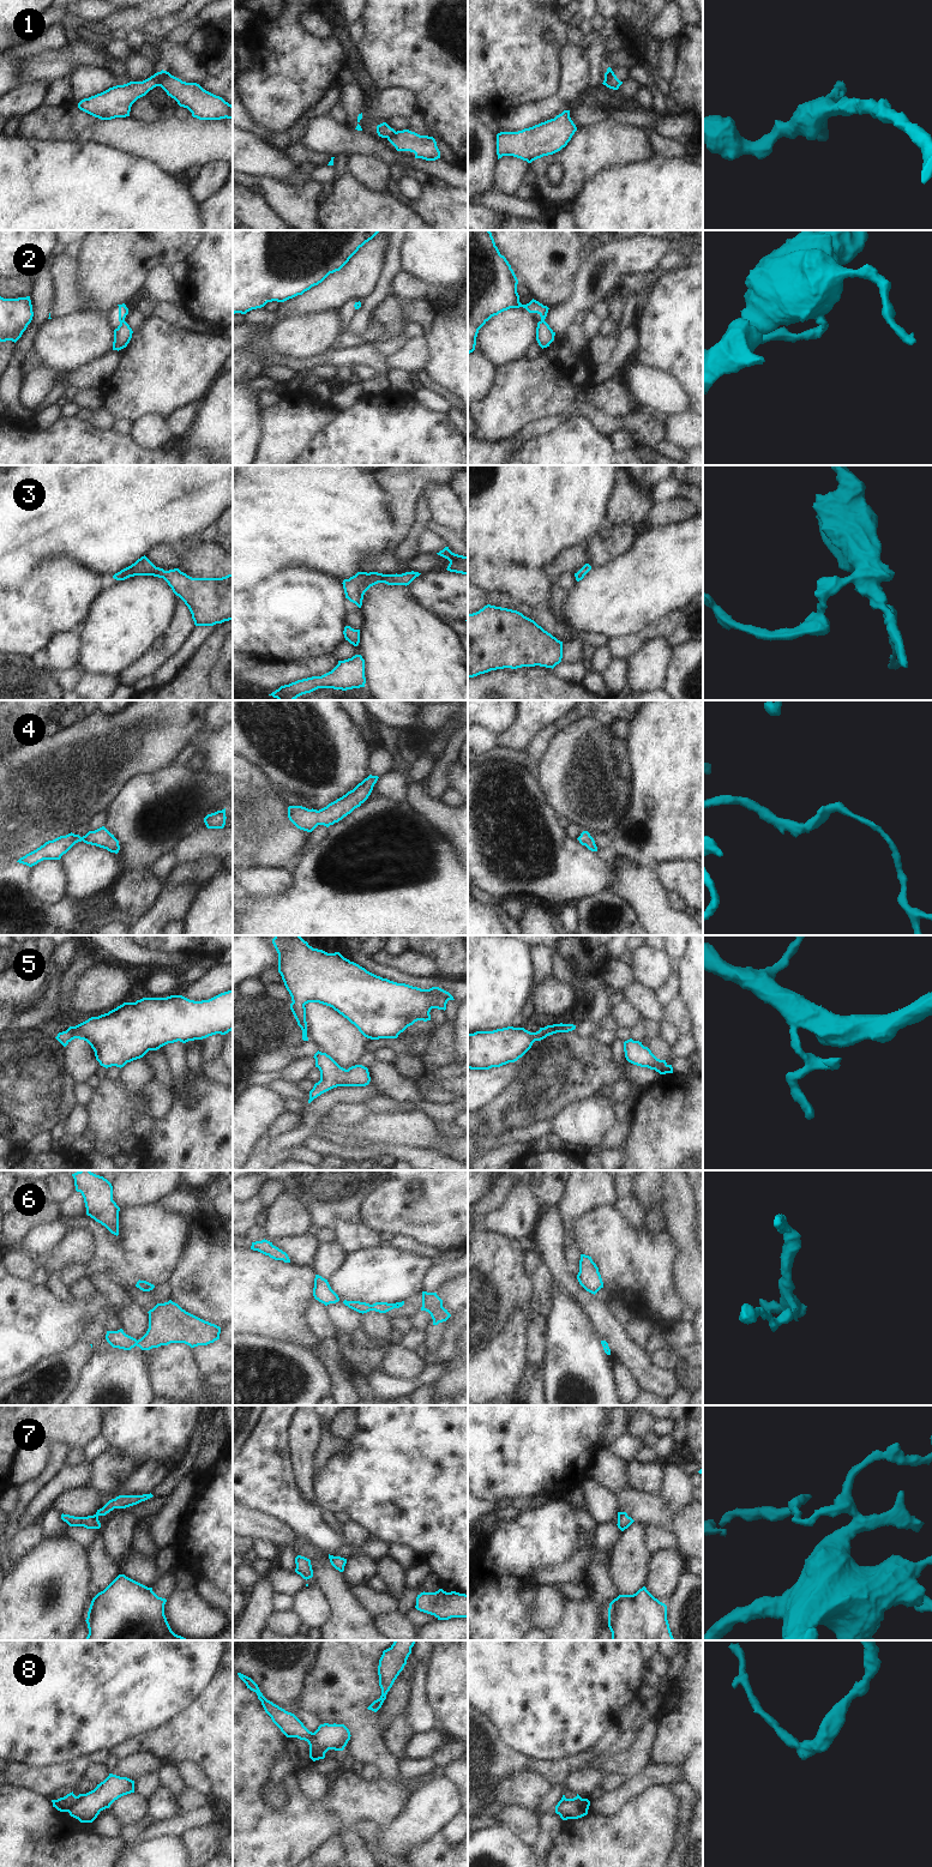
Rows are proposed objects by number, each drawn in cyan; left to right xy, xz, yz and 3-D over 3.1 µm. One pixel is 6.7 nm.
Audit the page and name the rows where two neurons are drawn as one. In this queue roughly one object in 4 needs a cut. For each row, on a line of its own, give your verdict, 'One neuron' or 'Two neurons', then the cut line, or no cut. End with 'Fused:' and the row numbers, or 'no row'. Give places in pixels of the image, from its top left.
1: Two neurons. Split along xy (160, 72), (157, 85)
2: Two neurons. Split along xy (124, 319), (120, 324)
3: One neuron. No split
4: One neuron. No split
5: One neuron. No split
6: One neuron. No split
7: One neuron. No split
8: Two neurons. Split along xz (311, 1733), (311, 1742), (314, 1748)
Fused: 1, 2, 8.

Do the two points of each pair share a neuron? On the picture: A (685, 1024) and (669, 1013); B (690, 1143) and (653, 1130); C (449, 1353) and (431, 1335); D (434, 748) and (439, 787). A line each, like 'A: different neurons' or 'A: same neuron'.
A: same neuron
B: same neuron
C: different neurons
D: different neurons

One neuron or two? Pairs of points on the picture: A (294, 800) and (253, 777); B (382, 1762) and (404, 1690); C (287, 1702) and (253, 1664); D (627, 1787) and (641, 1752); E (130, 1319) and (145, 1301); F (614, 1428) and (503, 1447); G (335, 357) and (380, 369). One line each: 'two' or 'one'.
A: one
B: two
C: one
D: two
E: two
F: two
G: one

